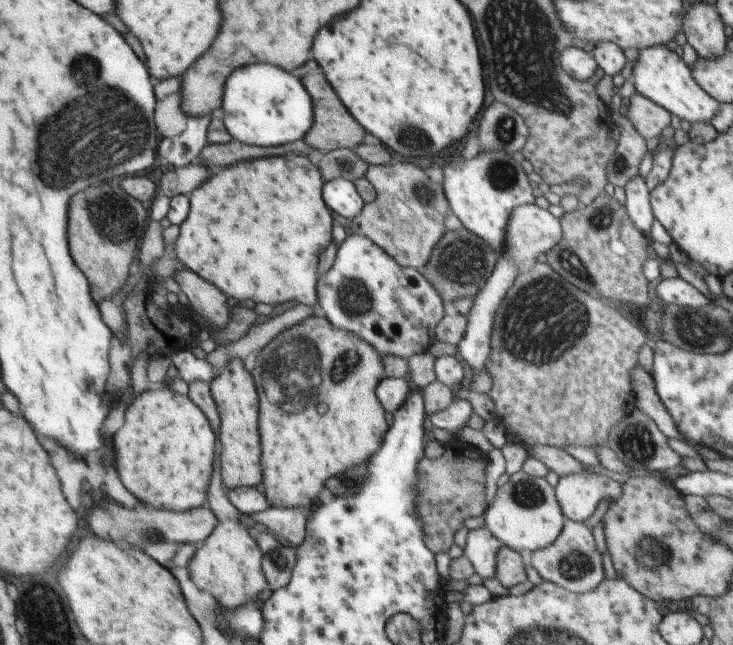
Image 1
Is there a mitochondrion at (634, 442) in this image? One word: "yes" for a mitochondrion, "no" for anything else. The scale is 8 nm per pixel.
yes

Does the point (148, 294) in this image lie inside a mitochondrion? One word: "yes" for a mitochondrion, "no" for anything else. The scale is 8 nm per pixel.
no

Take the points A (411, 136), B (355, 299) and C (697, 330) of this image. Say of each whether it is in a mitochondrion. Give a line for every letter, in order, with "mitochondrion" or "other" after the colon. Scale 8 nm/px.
A: mitochondrion
B: mitochondrion
C: mitochondrion

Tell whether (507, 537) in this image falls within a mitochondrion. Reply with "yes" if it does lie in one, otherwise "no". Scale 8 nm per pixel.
no

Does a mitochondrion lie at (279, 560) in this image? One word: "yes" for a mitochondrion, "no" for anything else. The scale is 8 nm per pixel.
yes

